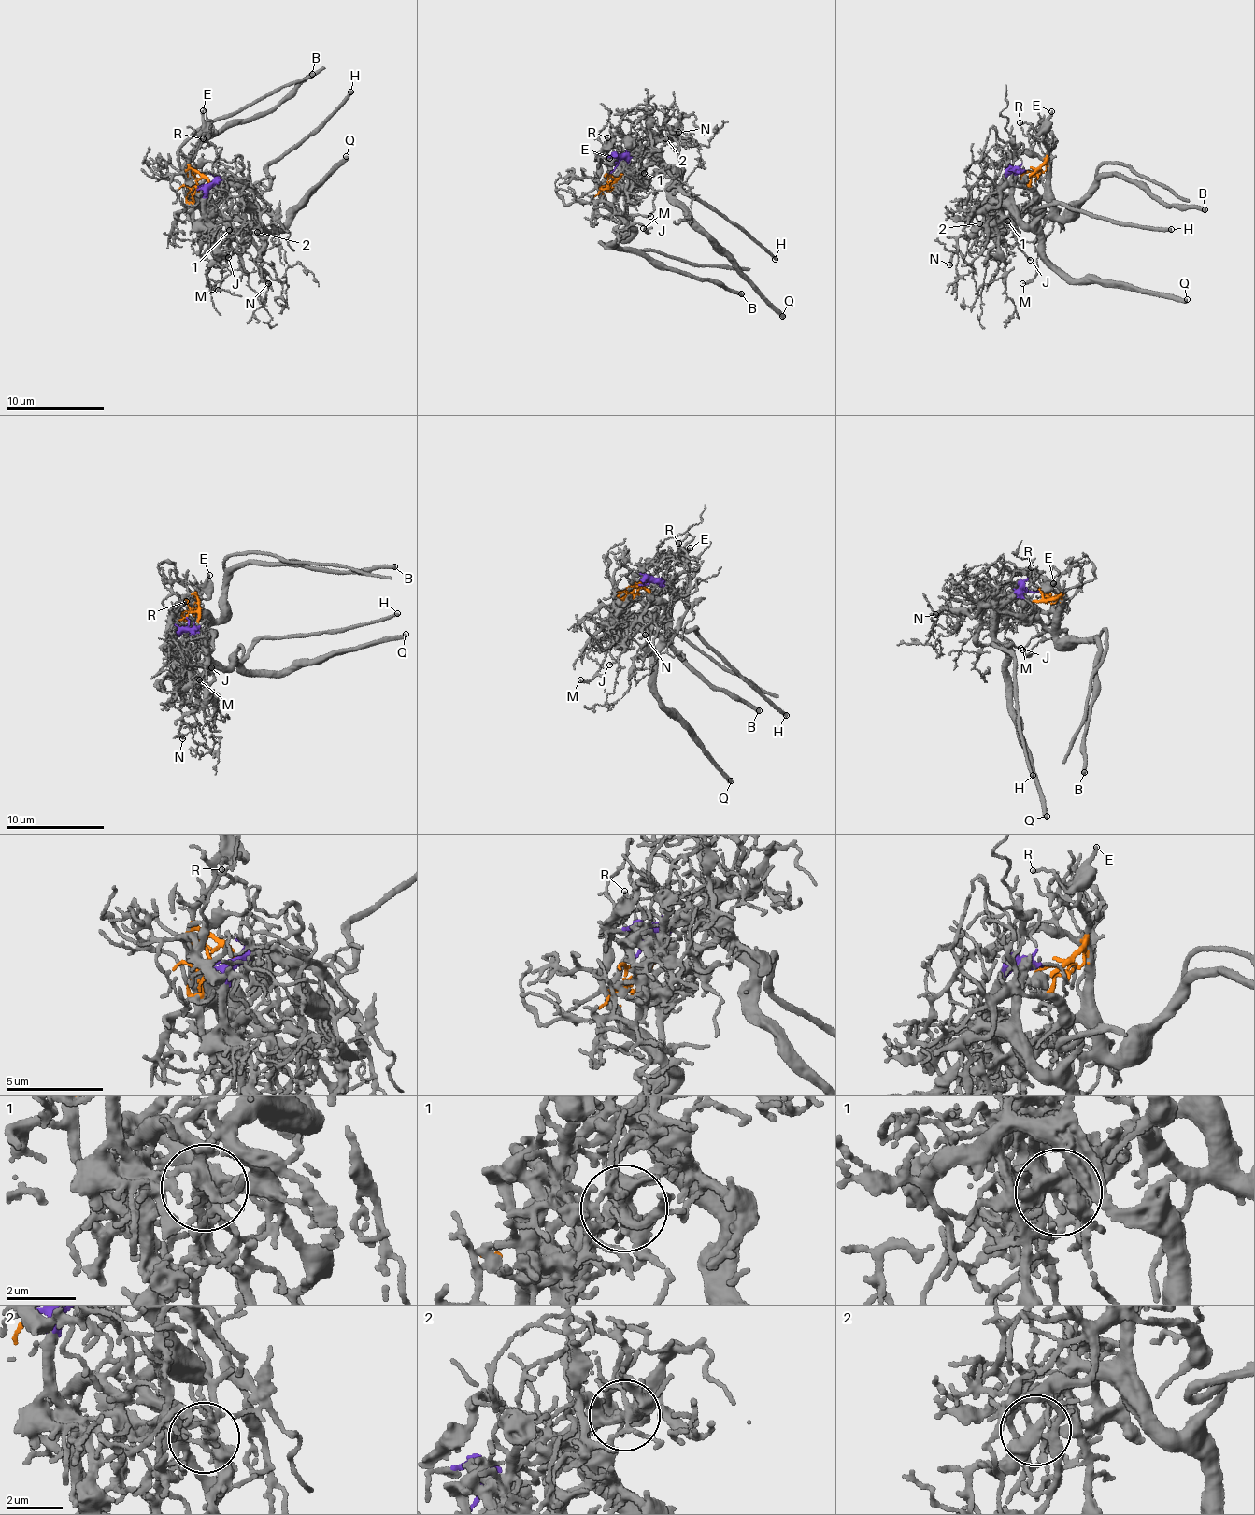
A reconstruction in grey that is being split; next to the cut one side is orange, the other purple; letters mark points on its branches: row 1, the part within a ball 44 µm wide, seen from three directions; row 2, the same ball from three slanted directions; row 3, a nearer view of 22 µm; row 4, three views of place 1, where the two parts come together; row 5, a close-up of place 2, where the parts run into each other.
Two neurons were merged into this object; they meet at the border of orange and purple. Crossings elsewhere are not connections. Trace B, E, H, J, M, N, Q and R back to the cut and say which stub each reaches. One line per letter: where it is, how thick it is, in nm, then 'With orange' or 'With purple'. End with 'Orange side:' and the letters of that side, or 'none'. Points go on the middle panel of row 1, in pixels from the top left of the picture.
B: Place: (741, 293). Thickness 320 nm. With orange
E: Place: (609, 158). Thickness 190 nm. With orange
H: Place: (775, 259). Thickness 240 nm. With purple
J: Place: (650, 216). Thickness 110 nm. With purple
M: Place: (643, 228). Thickness 140 nm. With orange
N: Place: (678, 132). Thickness 170 nm. With purple
Q: Place: (782, 316). Thickness 340 nm. With purple
R: Place: (607, 137). Thickness 130 nm. With orange
Orange side: B, E, M, R

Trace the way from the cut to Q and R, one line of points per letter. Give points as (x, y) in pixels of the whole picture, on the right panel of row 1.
Q: (1026, 171), (1017, 173), (1014, 206), (1054, 266), (1094, 283), (1187, 300)
R: (1025, 170), (1035, 171), (1048, 157), (1048, 143), (1030, 137), (1019, 123)

